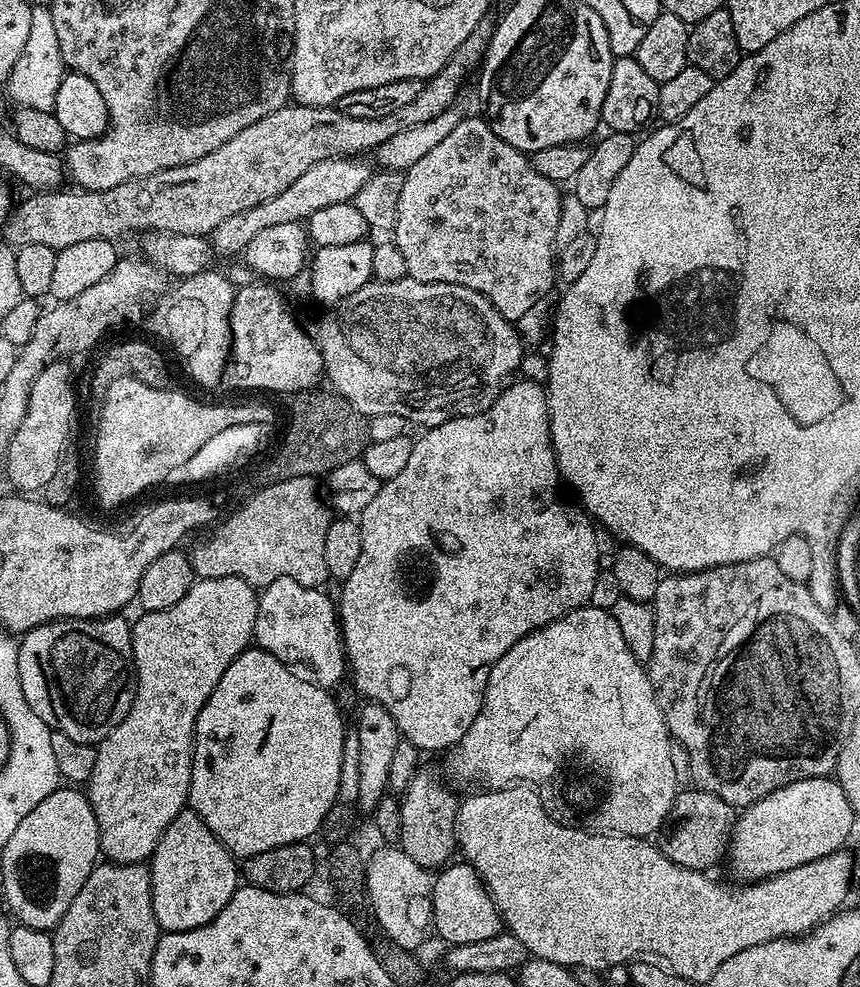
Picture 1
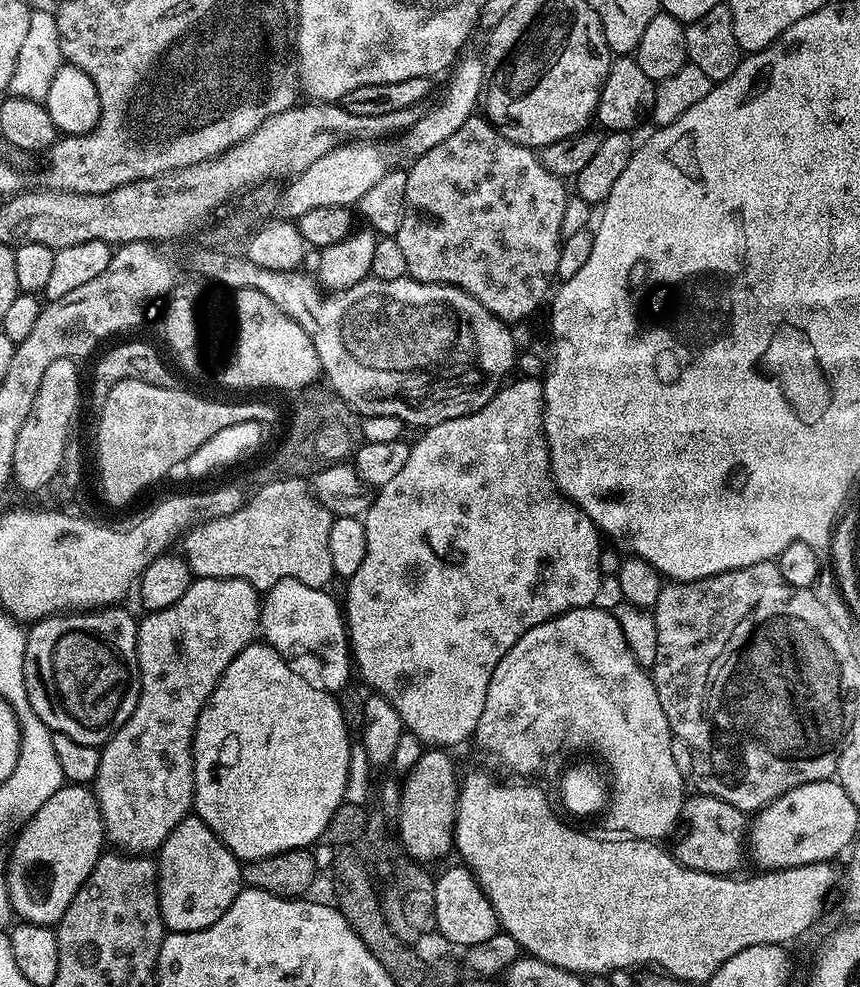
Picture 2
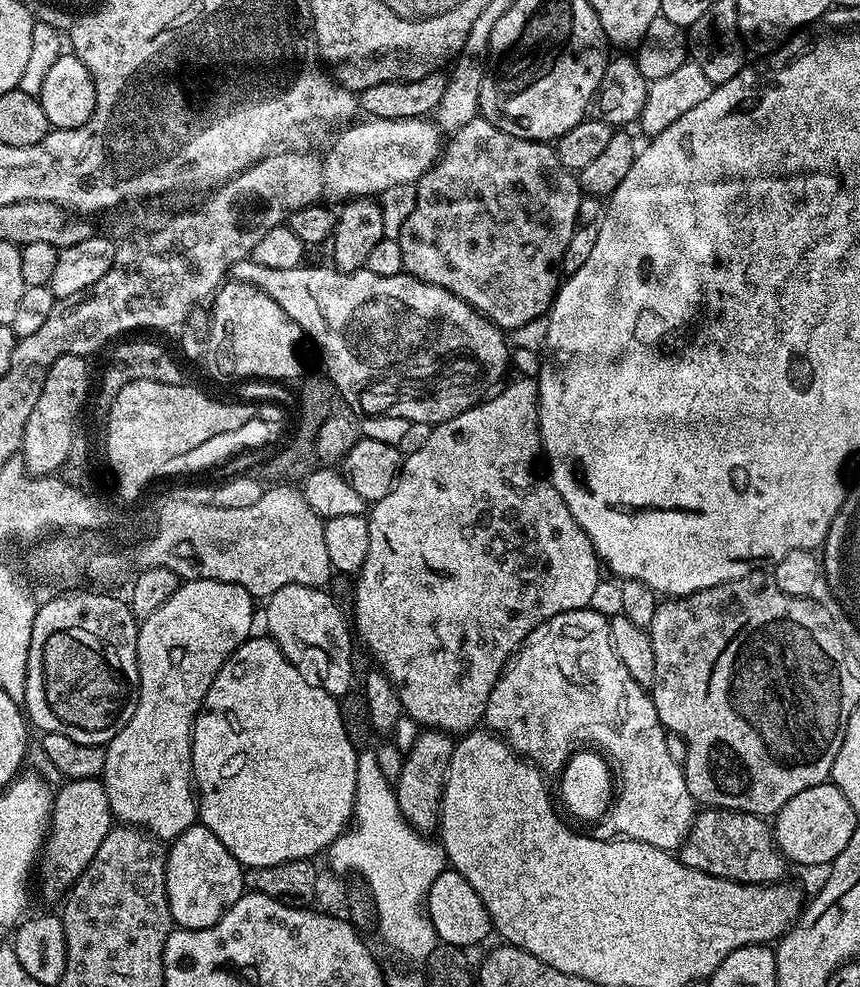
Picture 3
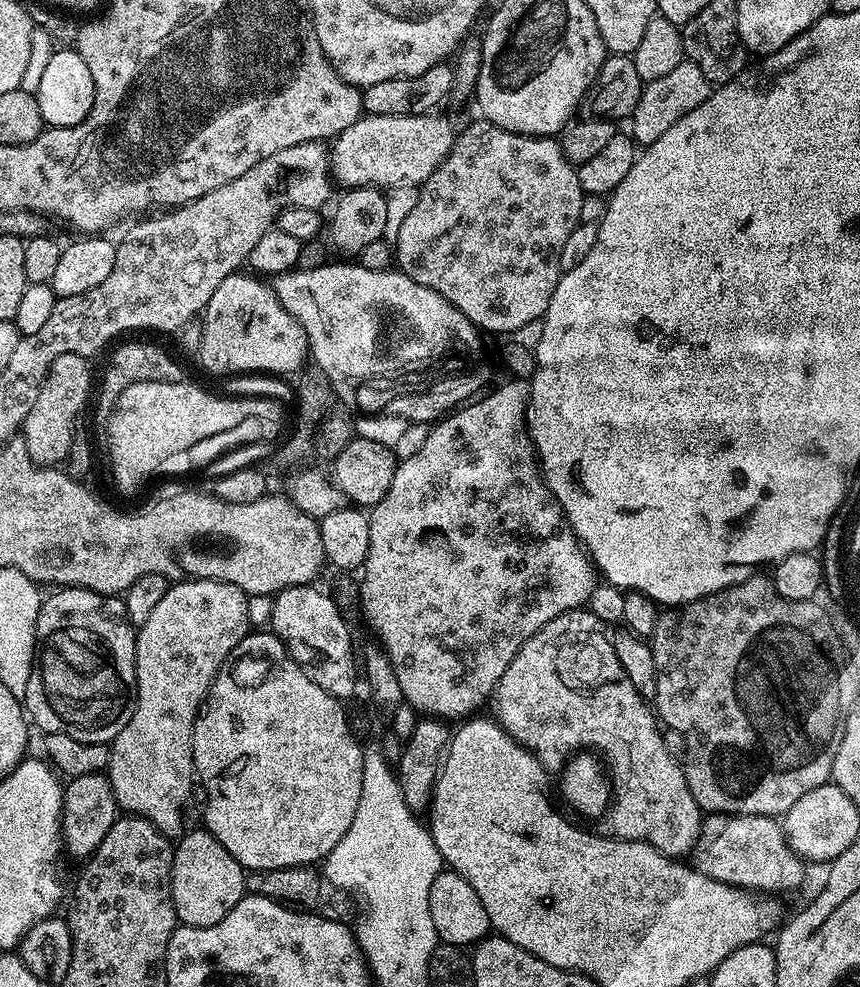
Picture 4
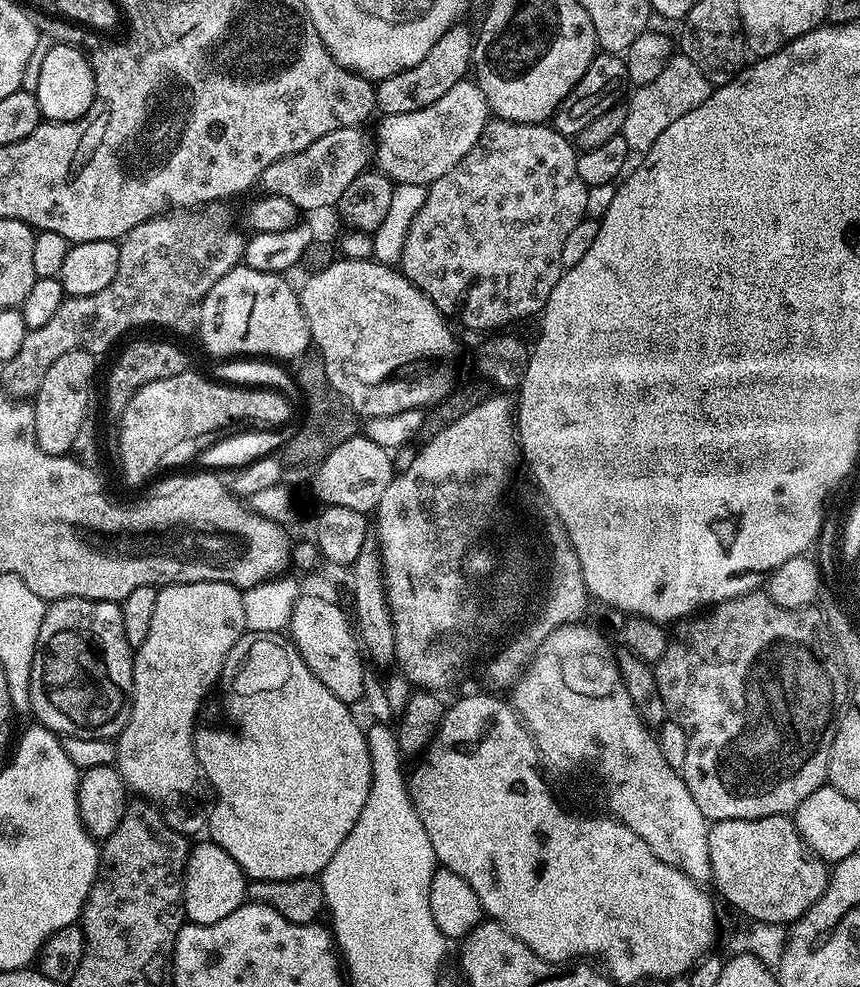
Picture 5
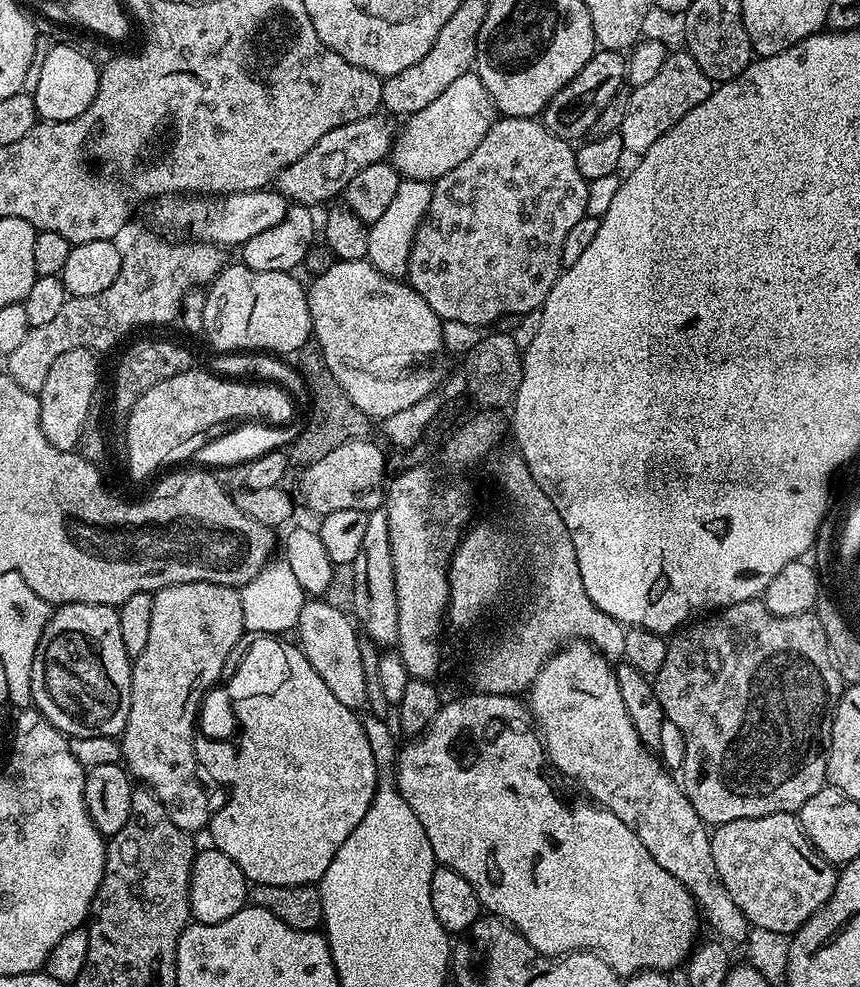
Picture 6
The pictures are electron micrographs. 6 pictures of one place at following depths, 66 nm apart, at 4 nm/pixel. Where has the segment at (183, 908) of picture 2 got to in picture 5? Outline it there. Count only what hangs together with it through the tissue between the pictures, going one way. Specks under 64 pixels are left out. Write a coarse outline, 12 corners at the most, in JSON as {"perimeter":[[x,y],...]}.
{"perimeter":[[211,838],[191,845],[184,914],[222,922],[246,900],[244,872]]}

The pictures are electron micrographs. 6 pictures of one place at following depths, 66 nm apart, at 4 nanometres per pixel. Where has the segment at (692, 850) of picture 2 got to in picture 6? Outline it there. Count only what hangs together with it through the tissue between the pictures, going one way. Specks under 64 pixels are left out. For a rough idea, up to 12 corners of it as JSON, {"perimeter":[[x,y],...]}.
{"perimeter":[[793,813],[711,833],[751,927],[794,934],[837,869]]}

